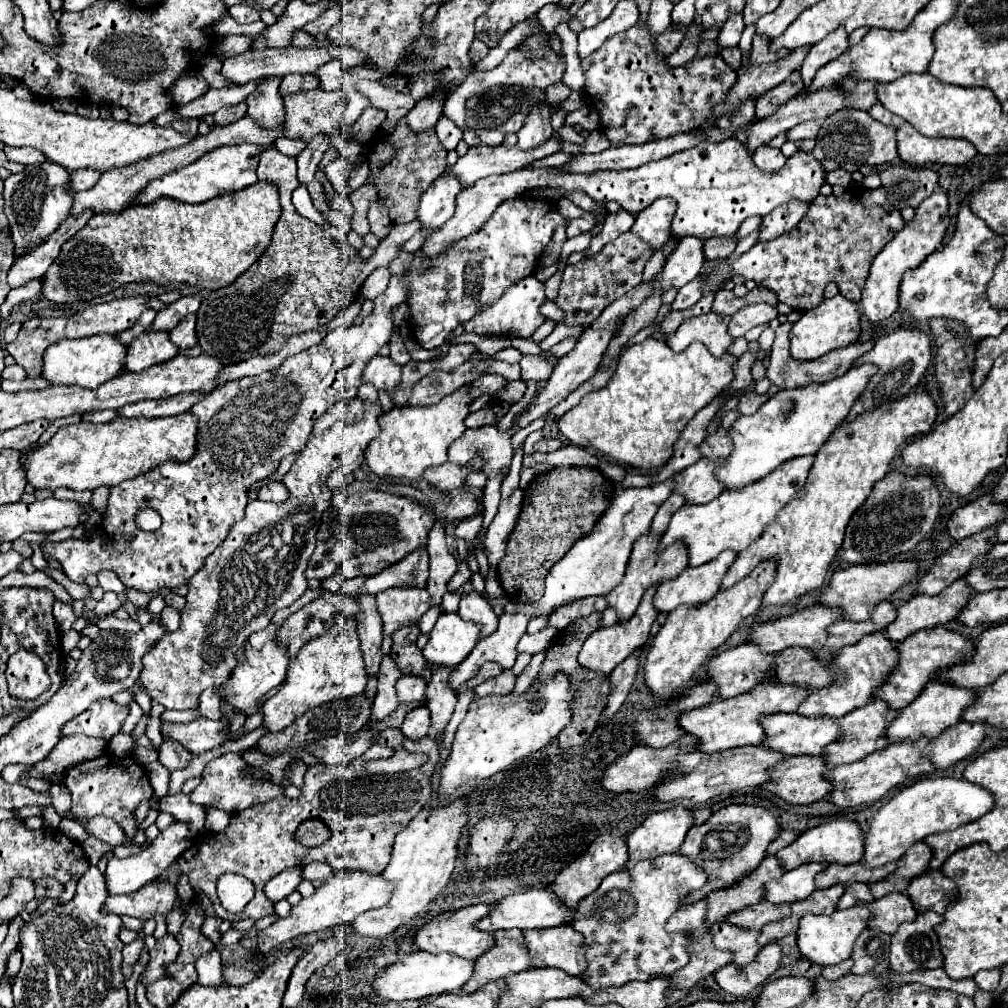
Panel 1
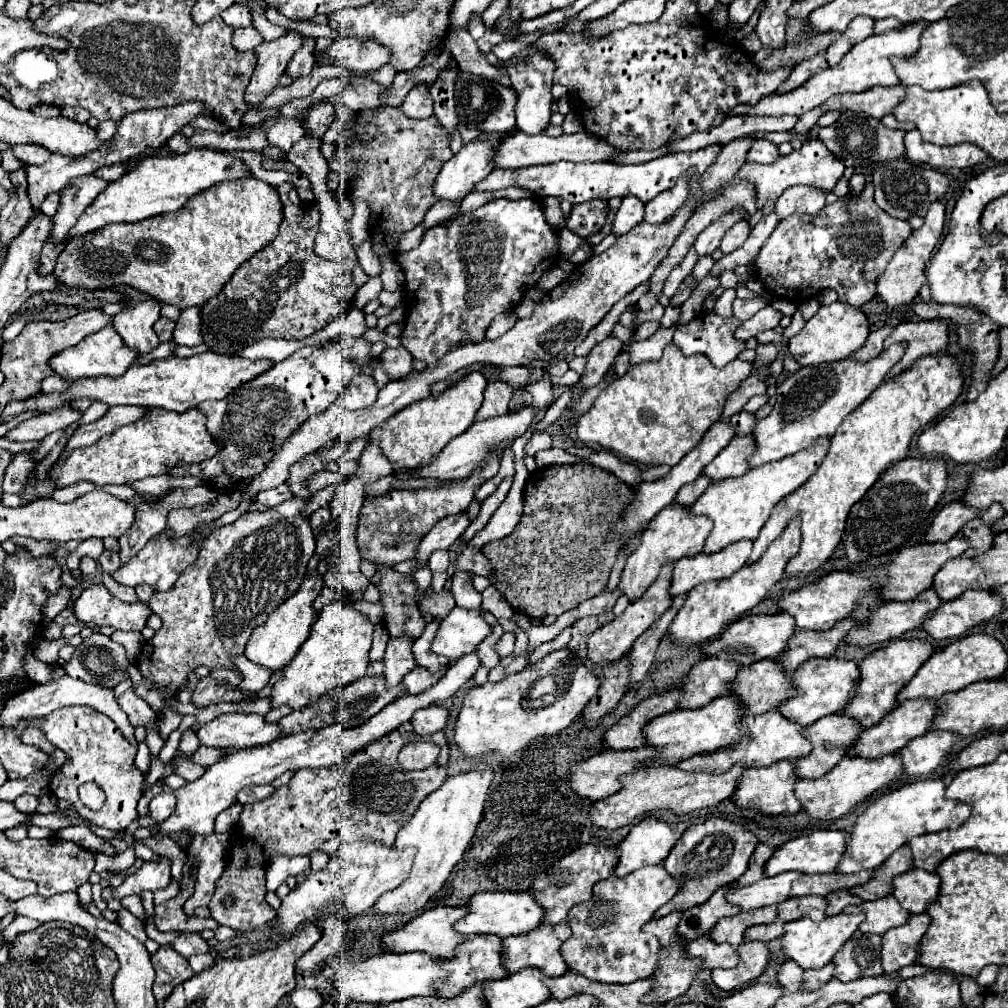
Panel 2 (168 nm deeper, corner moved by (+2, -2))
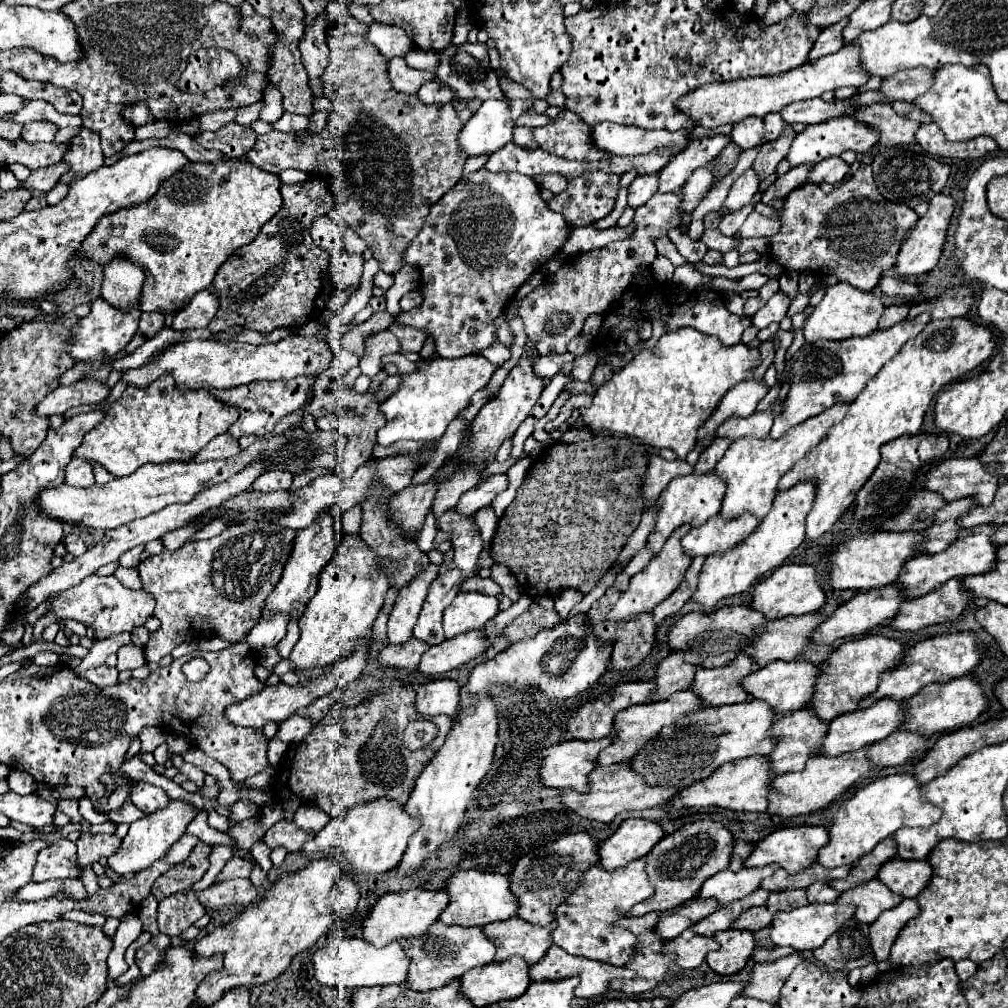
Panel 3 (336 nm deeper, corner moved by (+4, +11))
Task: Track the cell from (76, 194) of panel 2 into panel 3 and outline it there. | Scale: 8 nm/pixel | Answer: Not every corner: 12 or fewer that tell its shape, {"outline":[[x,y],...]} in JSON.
{"outline":[[95,131],[71,139],[63,163],[85,177],[103,165]]}

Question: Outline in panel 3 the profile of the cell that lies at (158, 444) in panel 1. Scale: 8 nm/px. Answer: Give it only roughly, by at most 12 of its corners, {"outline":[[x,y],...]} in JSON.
{"outline":[[161,375],[127,387],[75,455],[127,477],[187,461],[237,421]]}

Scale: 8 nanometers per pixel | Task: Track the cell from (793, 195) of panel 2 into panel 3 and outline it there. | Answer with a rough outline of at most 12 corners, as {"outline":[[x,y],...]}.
{"outline":[[829,157],[813,167],[811,183],[841,183],[849,163]]}

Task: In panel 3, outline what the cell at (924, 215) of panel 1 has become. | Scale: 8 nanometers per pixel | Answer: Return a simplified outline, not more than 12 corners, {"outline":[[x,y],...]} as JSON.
{"outline":[[935,195],[903,243],[901,277],[931,271],[943,251],[955,199]]}

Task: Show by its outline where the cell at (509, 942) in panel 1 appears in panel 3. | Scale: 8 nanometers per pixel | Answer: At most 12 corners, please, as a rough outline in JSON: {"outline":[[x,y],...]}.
{"outline":[[433,923],[399,939],[413,991],[429,991],[489,965],[481,927]]}

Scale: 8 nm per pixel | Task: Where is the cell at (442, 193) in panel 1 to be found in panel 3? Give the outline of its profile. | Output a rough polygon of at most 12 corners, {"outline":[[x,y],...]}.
{"outline":[[485,101],[459,133],[463,151],[495,153],[513,141],[509,101]]}

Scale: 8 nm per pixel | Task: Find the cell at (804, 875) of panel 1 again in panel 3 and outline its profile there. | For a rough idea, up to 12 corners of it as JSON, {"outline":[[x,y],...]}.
{"outline":[[779,865],[729,869],[709,877],[699,899],[729,905],[773,875]]}

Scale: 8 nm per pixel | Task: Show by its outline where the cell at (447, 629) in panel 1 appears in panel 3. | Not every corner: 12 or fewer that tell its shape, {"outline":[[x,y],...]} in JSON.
{"outline":[[461,591],[443,611],[445,637],[481,629],[497,597]]}

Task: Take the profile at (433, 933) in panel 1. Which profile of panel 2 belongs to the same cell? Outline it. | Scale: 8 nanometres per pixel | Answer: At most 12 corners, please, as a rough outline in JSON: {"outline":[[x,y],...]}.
{"outline":[[437,906],[387,934],[391,952],[451,958],[465,940],[453,924],[469,912]]}

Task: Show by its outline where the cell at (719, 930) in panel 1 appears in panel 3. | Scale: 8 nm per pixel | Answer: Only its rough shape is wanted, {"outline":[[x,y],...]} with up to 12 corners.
{"outline":[[687,929],[665,941],[661,951],[673,953],[681,969],[697,969],[709,951],[713,937]]}

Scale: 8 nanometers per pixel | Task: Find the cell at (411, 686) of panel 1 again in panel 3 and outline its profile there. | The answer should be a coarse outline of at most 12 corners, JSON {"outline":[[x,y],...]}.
{"outline":[[485,629],[433,645],[421,659],[423,675],[439,675],[483,655]]}

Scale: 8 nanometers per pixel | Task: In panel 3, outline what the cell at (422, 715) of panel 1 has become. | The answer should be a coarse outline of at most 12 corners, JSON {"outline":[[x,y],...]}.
{"outline":[[427,679],[417,687],[421,715],[453,715],[459,683]]}

